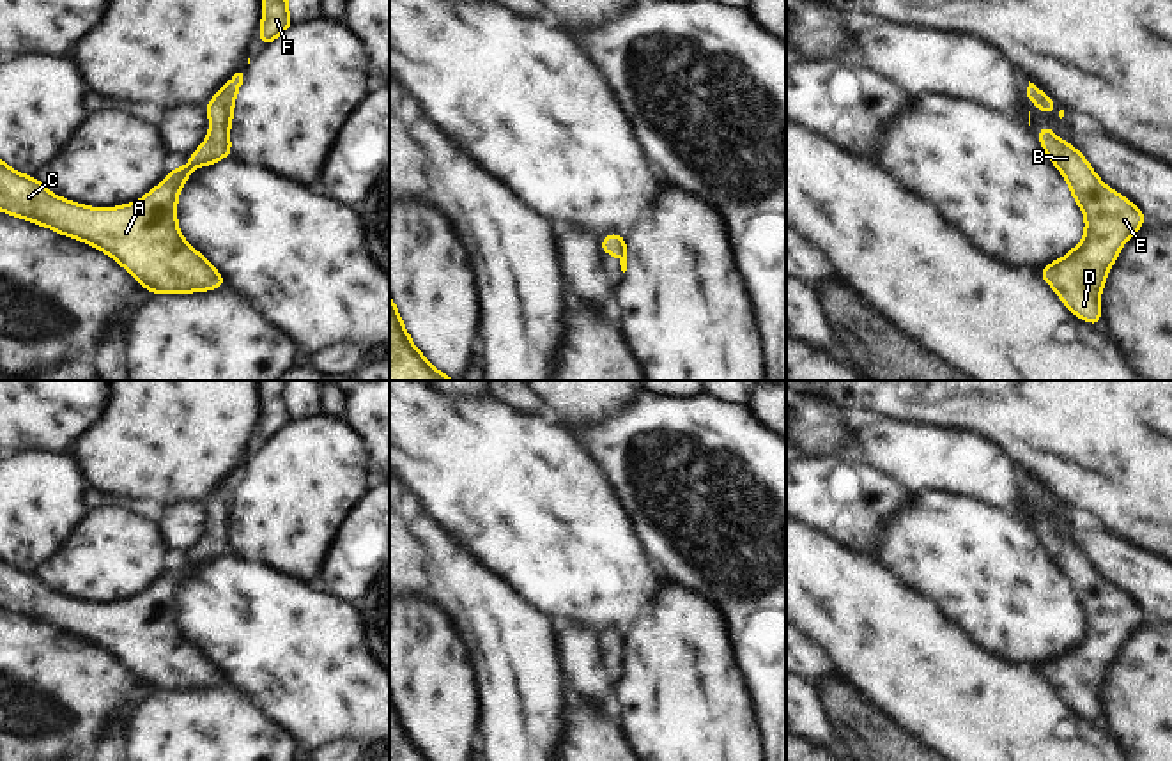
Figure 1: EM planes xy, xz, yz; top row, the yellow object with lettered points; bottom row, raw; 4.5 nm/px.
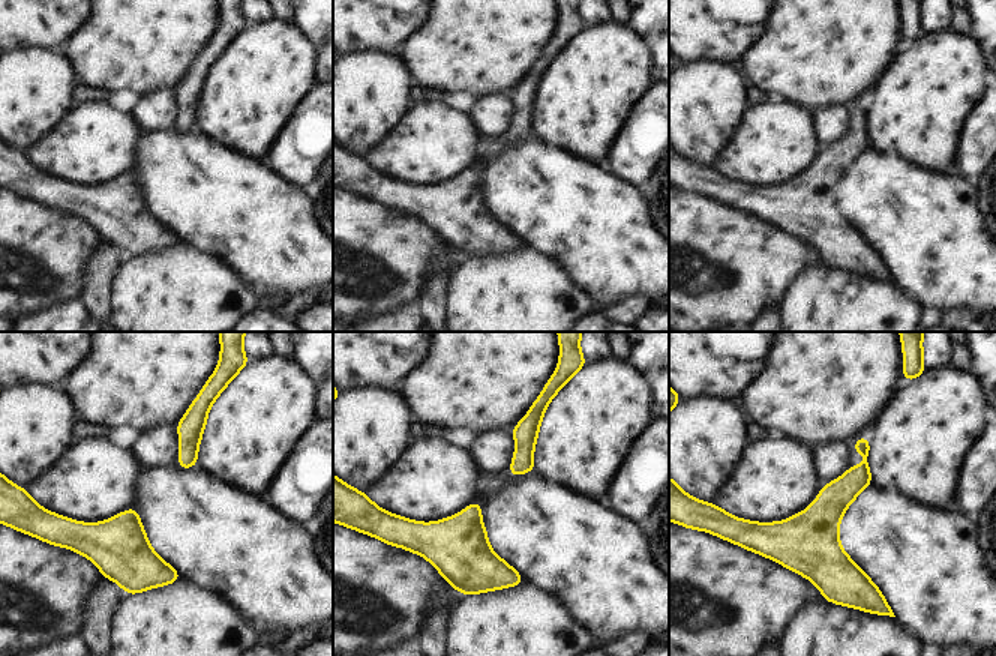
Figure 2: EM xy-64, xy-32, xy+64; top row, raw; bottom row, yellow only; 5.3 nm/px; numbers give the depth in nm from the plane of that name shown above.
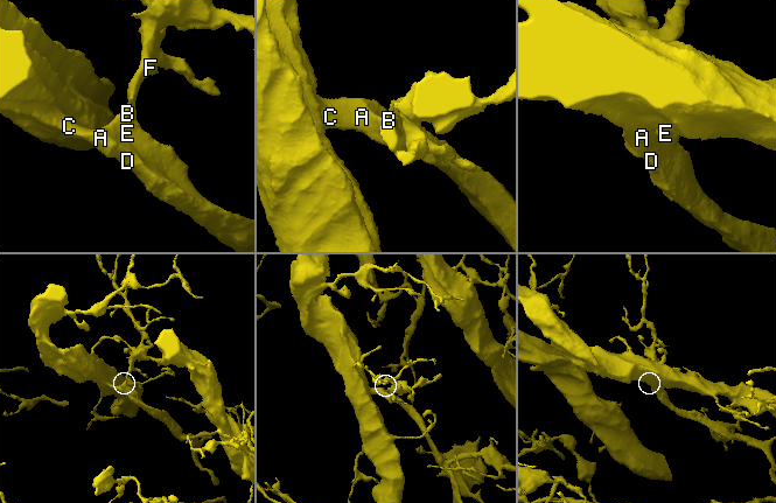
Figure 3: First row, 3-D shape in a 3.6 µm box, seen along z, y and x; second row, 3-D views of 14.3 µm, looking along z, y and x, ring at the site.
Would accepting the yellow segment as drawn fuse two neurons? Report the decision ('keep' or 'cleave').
keep

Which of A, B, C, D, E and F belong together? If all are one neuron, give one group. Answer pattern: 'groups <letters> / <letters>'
groups A B C D E F

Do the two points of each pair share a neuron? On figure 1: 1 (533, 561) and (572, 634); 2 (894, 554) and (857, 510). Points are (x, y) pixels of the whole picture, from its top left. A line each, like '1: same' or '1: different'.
1: different
2: different

